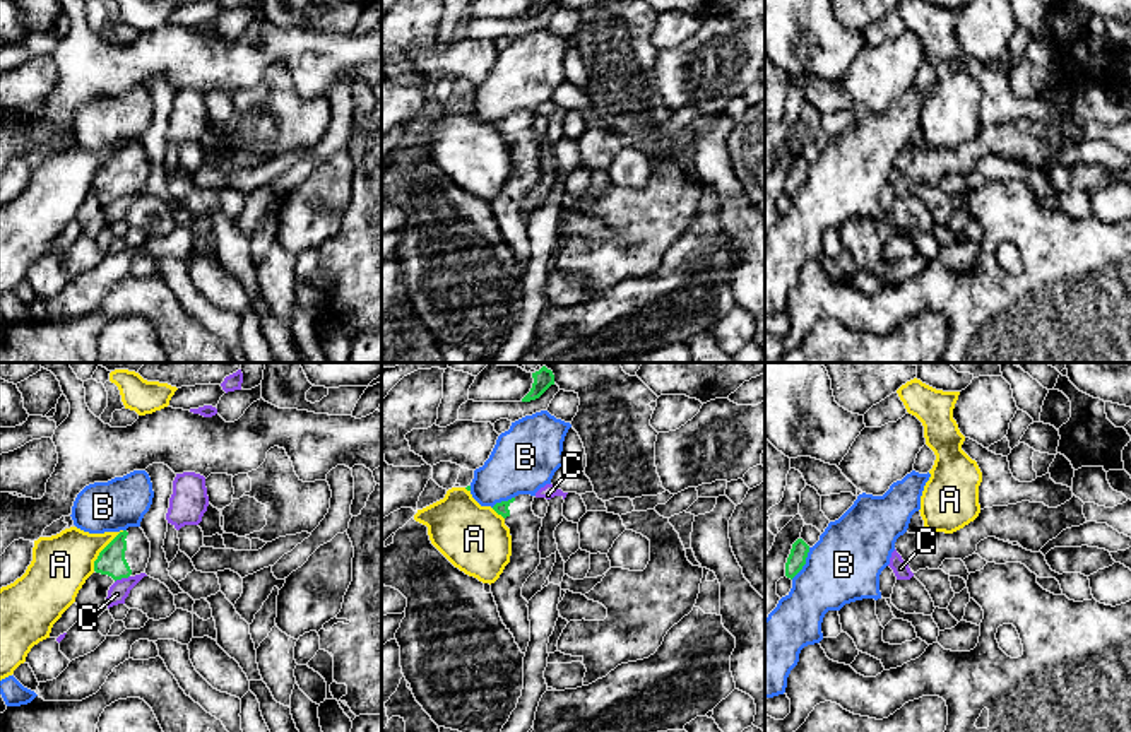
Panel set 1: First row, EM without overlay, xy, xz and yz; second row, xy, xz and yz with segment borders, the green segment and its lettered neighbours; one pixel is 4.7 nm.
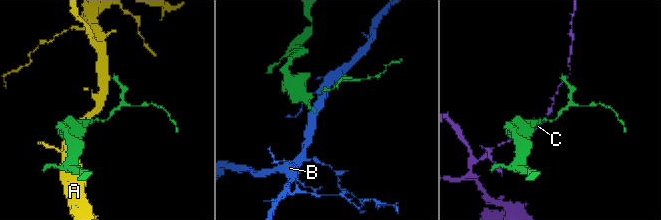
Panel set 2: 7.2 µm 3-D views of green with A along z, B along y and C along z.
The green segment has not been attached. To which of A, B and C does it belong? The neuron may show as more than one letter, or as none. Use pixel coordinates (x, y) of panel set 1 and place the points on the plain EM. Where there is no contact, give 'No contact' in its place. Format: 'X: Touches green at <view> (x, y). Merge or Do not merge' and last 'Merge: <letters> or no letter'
A: Touches green at xy (103, 166). Do not merge
B: Touches green at yz (805, 180). Do not merge
C: Touches green at xy (122, 194). Do not merge
Merge: no letter

